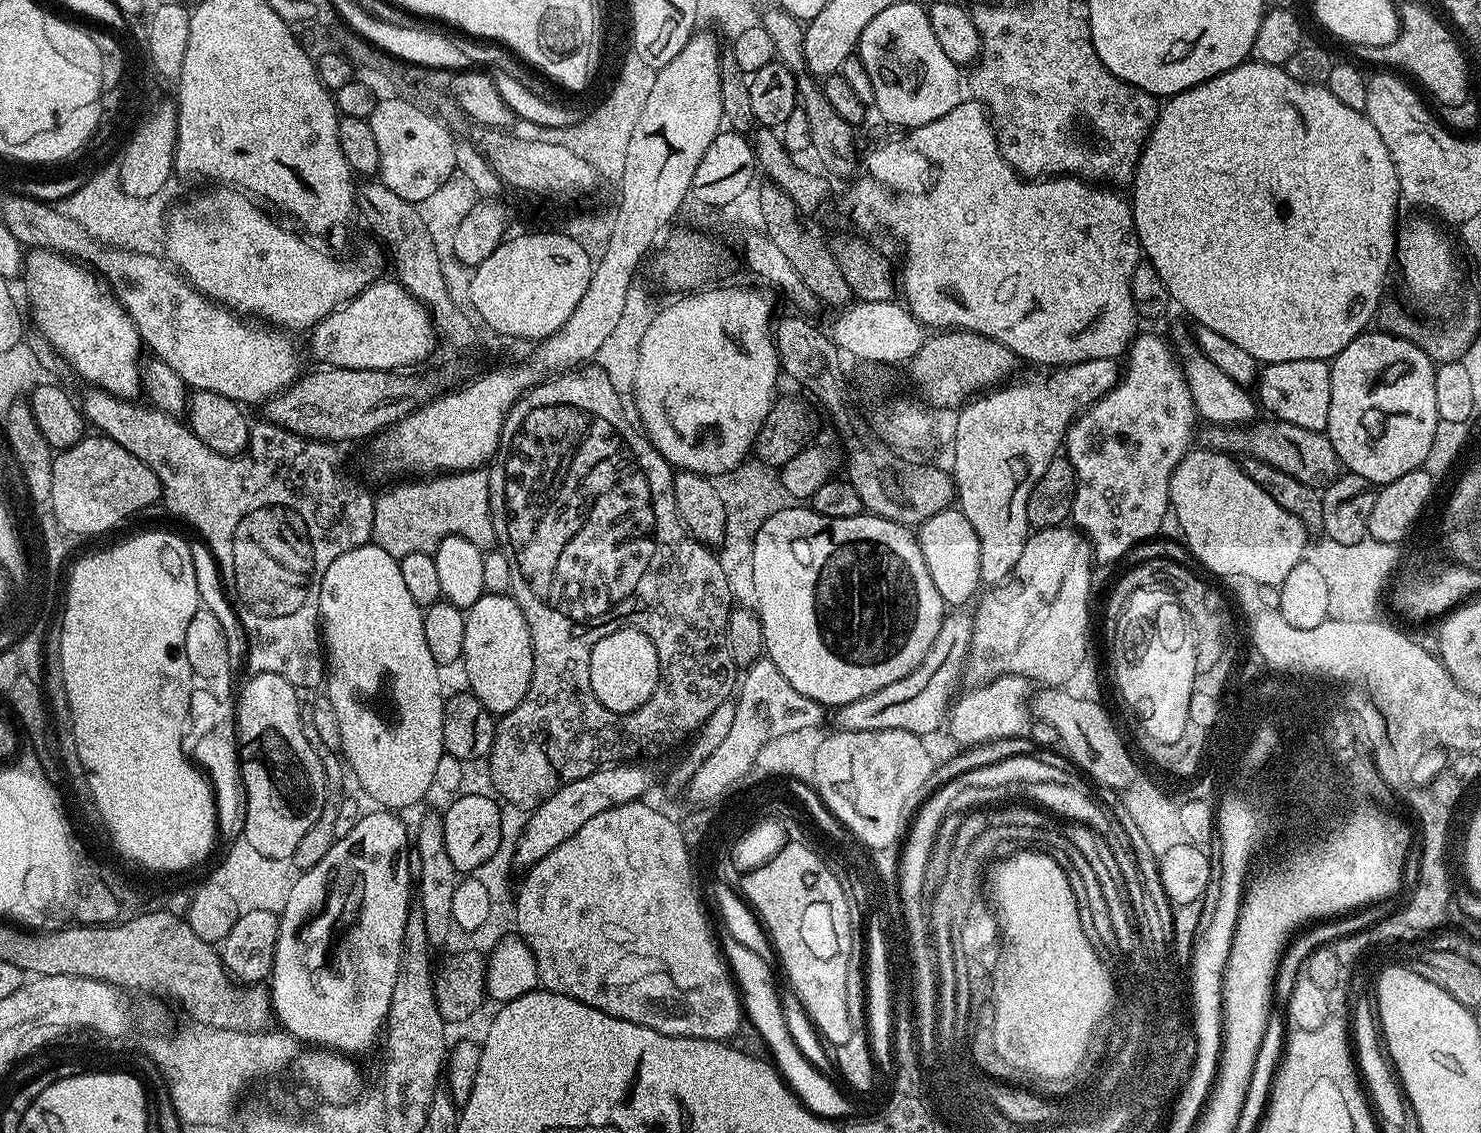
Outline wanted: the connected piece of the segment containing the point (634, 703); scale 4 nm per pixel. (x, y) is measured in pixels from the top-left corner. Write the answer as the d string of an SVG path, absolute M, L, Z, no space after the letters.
M622 626L601 638L591 648L590 684L598 700L618 714L635 712L650 698L660 677L657 648L643 629Z

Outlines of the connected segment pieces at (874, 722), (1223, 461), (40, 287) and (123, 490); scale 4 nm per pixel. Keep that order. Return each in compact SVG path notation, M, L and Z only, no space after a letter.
M952 610L945 615L938 638L934 638L934 646L930 646L930 654L906 678L898 678L898 682L890 682L890 686L882 686L882 690L874 690L874 694L866 694L849 704L839 705L835 709L837 729L845 732L858 730L906 730L922 737L932 731L941 730L950 712L950 705L957 695L956 683L965 675L968 662L968 651L972 641L972 616L964 610Z
M1219 450L1189 451L1168 487L1171 511L1184 531L1183 543L1216 576L1241 576L1253 585L1280 585L1305 559L1310 536L1303 522L1282 510L1250 479L1231 455Z
M33 247L25 255L23 280L28 287L28 300L32 303L32 316L36 319L35 327L53 344L54 350L71 366L73 373L89 380L89 385L114 394L120 400L136 400L142 392L142 341L130 314L108 284L101 282L95 271L81 266L72 257L38 247Z
M88 434L74 446L63 449L54 459L54 482L50 486L52 495L52 510L65 532L72 532L79 538L85 536L100 536L111 528L116 528L127 516L148 508L161 499L160 480L130 450L118 446L109 436L103 434Z

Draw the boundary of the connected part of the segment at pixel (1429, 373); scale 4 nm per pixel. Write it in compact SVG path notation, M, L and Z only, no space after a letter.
M1372 331L1361 332L1330 361L1330 418L1326 435L1348 472L1366 478L1374 486L1383 486L1427 465L1441 418L1438 402L1434 402L1434 361L1400 336Z

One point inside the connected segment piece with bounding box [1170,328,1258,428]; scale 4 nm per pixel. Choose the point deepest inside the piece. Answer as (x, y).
(1217, 398)

